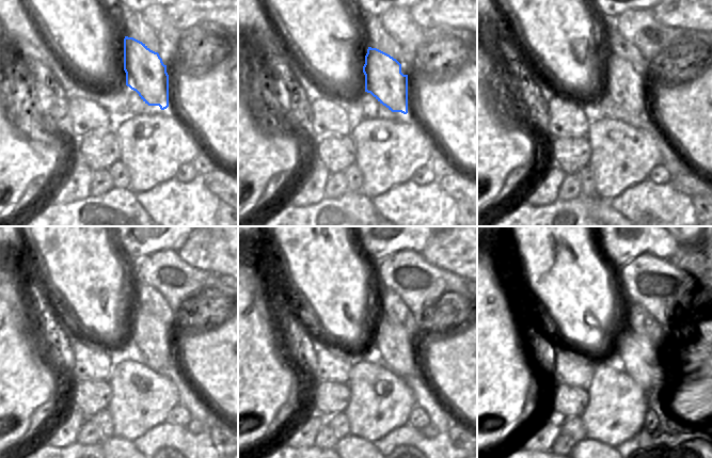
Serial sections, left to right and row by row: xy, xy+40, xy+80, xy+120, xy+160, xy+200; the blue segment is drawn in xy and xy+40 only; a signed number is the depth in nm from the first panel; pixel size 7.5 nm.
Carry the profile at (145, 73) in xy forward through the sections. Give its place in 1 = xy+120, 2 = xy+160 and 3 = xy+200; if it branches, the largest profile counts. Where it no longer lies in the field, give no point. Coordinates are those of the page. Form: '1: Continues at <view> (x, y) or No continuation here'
1: Continues at xy+120 (148, 333)
2: Continues at xy+160 (388, 336)
3: Continues at xy+200 (628, 340)

